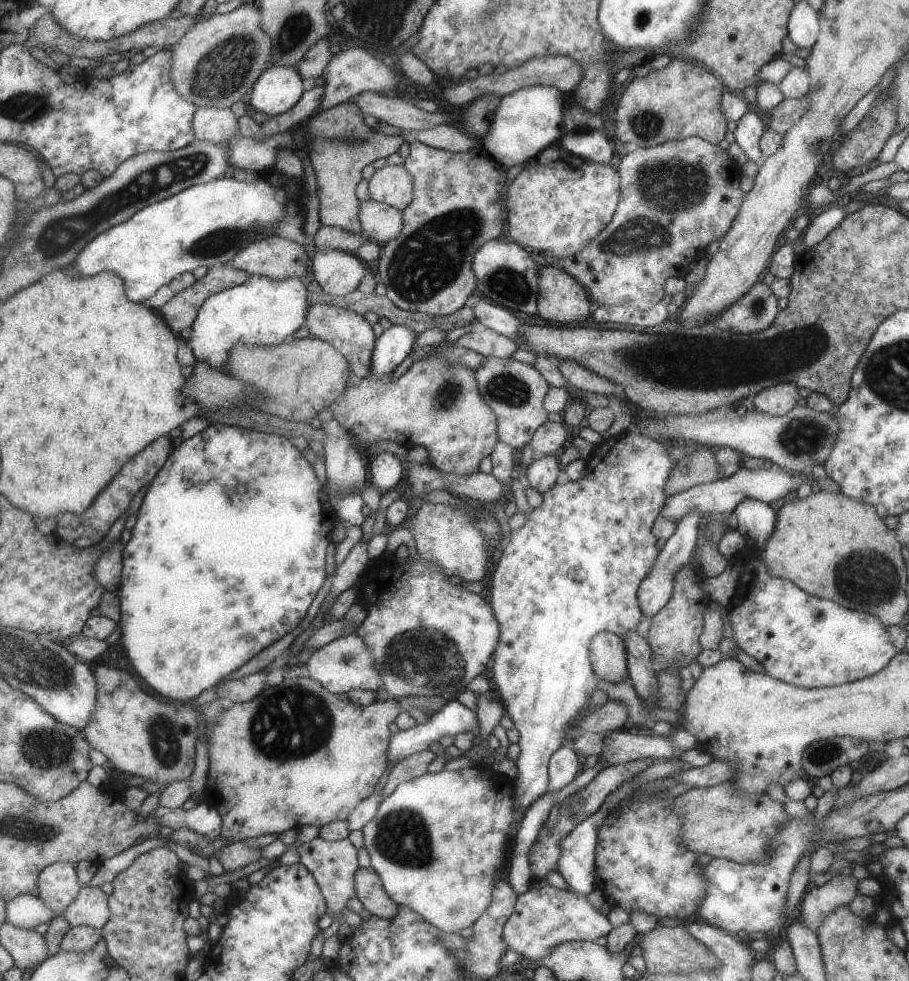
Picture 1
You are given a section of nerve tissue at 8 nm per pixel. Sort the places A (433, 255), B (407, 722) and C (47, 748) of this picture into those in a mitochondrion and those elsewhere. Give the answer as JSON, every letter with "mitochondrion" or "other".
{"A":"mitochondrion","B":"other","C":"mitochondrion"}

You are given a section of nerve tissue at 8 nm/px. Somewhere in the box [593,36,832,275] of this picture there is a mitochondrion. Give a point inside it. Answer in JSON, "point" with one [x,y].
{"point":[672,184]}

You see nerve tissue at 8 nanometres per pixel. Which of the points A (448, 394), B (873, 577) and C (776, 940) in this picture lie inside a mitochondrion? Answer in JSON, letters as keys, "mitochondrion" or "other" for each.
{"A":"mitochondrion","B":"mitochondrion","C":"other"}

